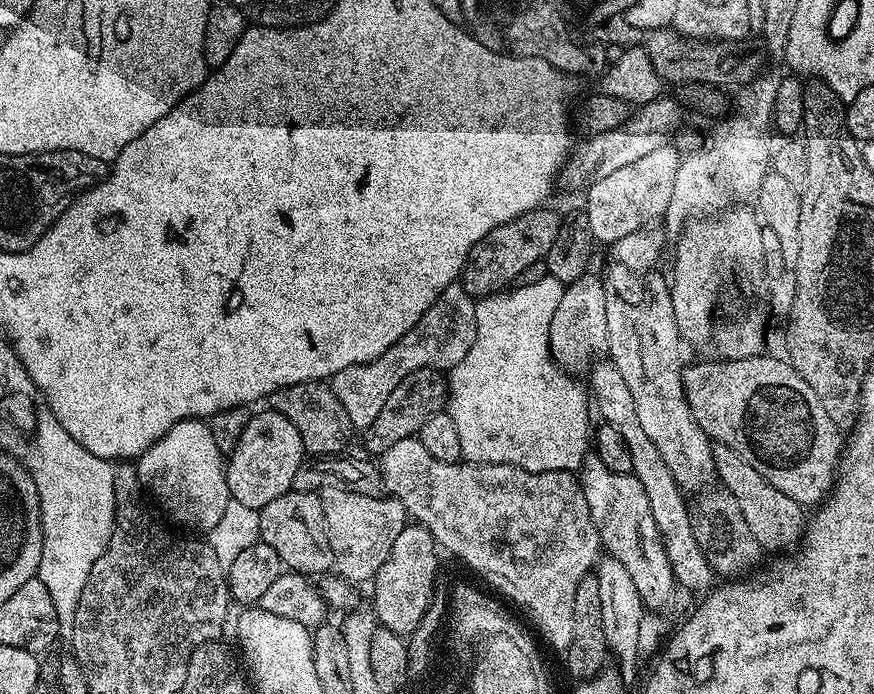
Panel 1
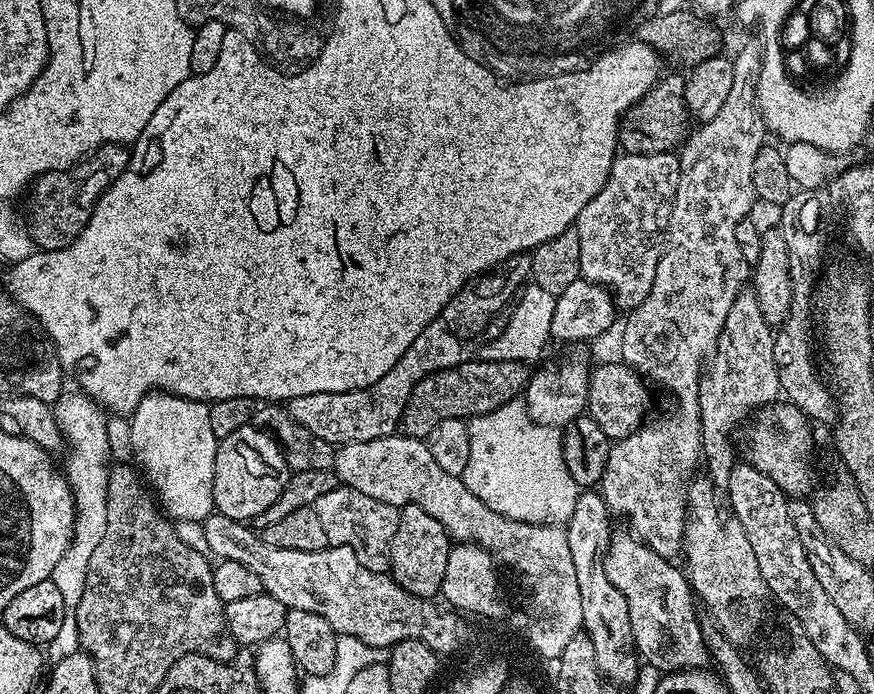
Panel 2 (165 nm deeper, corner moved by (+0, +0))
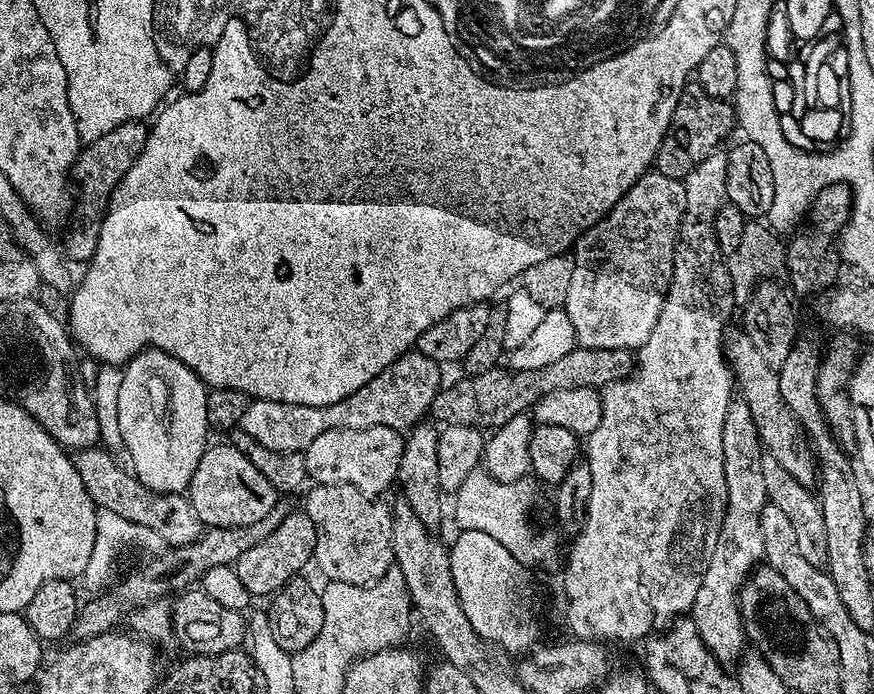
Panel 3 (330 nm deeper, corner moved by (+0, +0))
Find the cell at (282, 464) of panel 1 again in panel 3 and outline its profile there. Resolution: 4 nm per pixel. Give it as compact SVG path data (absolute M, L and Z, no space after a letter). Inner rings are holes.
M230 442L215 444L204 449L202 458L198 462L198 470L194 470L194 478L188 483L186 495L194 506L194 514L198 514L201 525L208 528L237 528L262 522L262 518L270 514L270 510L278 499L274 486L270 486L270 482L262 478L262 470L258 470L258 466L254 466L254 462L246 458L246 454L242 454Z

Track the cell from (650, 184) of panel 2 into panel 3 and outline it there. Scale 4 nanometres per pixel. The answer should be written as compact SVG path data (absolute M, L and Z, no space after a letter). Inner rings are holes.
M649 170L643 176L639 176L624 191L620 200L598 223L589 224L588 229L582 235L577 236L574 251L571 253L574 258L574 274L570 278L570 291L566 293L566 302L563 309L568 312L570 322L573 323L576 331L576 342L579 347L597 348L598 350L618 350L619 348L635 350L646 342L646 338L650 336L650 330L654 330L654 322L658 322L658 314L662 312L664 298L668 294L668 284L672 280L672 259L676 249L676 238L680 234L680 223L685 206L686 190L683 183L674 178L666 178L666 174L661 172Z

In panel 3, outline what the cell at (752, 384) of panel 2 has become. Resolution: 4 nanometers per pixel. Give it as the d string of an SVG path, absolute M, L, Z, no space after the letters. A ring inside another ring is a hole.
M742 398L733 399L727 408L722 430L723 476L726 478L727 498L725 514L713 537L709 558L705 563L703 580L699 584L698 594L690 609L690 618L695 622L695 628L702 638L703 644L711 650L712 656L725 666L735 663L742 655L742 646L746 644L746 632L739 609L739 592L745 580L751 575L752 569L763 559L762 532L760 531L760 512L768 503L765 494L765 483L762 477L761 462L763 460L762 445L753 424L749 407Z

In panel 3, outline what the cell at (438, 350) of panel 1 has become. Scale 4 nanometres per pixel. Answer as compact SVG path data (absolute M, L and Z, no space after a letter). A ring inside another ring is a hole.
M415 350L408 352L405 356L399 356L378 378L370 378L362 390L354 390L350 398L342 398L342 402L334 402L330 406L302 406L301 404L287 404L286 402L274 402L273 400L252 400L248 405L246 414L242 418L240 428L250 438L254 438L266 450L275 452L298 452L303 453L305 448L318 438L318 434L326 434L326 430L366 430L374 426L386 426L397 430L408 430L417 422L423 421L429 415L432 407L432 399L442 387L440 381L441 365L435 364L426 354Z

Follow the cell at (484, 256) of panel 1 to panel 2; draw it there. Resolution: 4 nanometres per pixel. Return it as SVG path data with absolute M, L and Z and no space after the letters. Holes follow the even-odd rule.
M527 251L506 258L490 271L473 276L467 284L464 284L462 290L458 290L458 294L454 294L450 302L446 302L446 306L440 311L439 319L456 336L467 338L467 336L477 335L479 337L486 330L490 318L494 318L498 310L509 307L513 303L514 297L525 287L531 274L532 258Z

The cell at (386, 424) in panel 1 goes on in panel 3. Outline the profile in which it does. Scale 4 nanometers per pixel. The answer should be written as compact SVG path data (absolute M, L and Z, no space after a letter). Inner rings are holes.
M575 347L568 354L550 366L536 370L522 370L517 367L507 372L504 366L491 368L486 374L464 376L457 384L441 387L432 399L430 416L441 425L470 426L481 430L495 430L510 422L510 418L523 416L532 410L540 398L554 390L574 387L603 388L611 381L631 375L635 368L635 355L631 349L598 350L597 348Z

